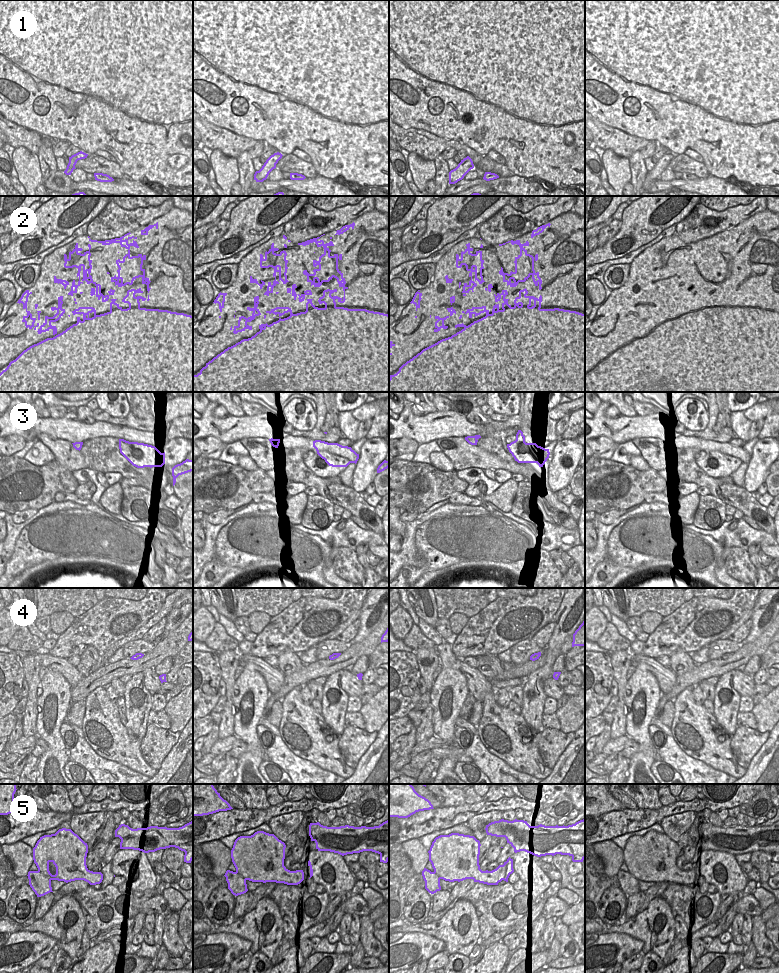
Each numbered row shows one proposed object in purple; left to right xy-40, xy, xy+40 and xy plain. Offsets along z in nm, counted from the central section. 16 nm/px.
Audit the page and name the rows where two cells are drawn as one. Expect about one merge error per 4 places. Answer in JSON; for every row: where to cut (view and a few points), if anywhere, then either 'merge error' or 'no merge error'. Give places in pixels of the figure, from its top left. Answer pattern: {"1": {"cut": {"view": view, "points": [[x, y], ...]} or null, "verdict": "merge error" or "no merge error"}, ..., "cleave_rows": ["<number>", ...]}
{"1": {"cut": null, "verdict": "no merge error"}, "2": {"cut": null, "verdict": "no merge error"}, "3": {"cut": {"view": "xy+40", "points": [[542, 447], [538, 447], [535, 450], [536, 457], [532, 462]]}, "verdict": "merge error"}, "4": {"cut": null, "verdict": "no merge error"}, "5": {"cut": null, "verdict": "no merge error"}, "cleave_rows": ["3"]}

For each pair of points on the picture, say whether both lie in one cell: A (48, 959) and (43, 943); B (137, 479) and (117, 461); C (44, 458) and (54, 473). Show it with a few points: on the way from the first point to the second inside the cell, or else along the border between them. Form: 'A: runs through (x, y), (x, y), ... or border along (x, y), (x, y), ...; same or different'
A: border along (53, 947), (34, 962); different
B: runs through (132, 474), (122, 465); same
C: border along (25, 459), (35, 465), (45, 465), (54, 460); different

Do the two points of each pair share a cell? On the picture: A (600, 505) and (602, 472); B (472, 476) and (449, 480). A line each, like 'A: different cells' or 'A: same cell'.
A: same cell
B: different cells

